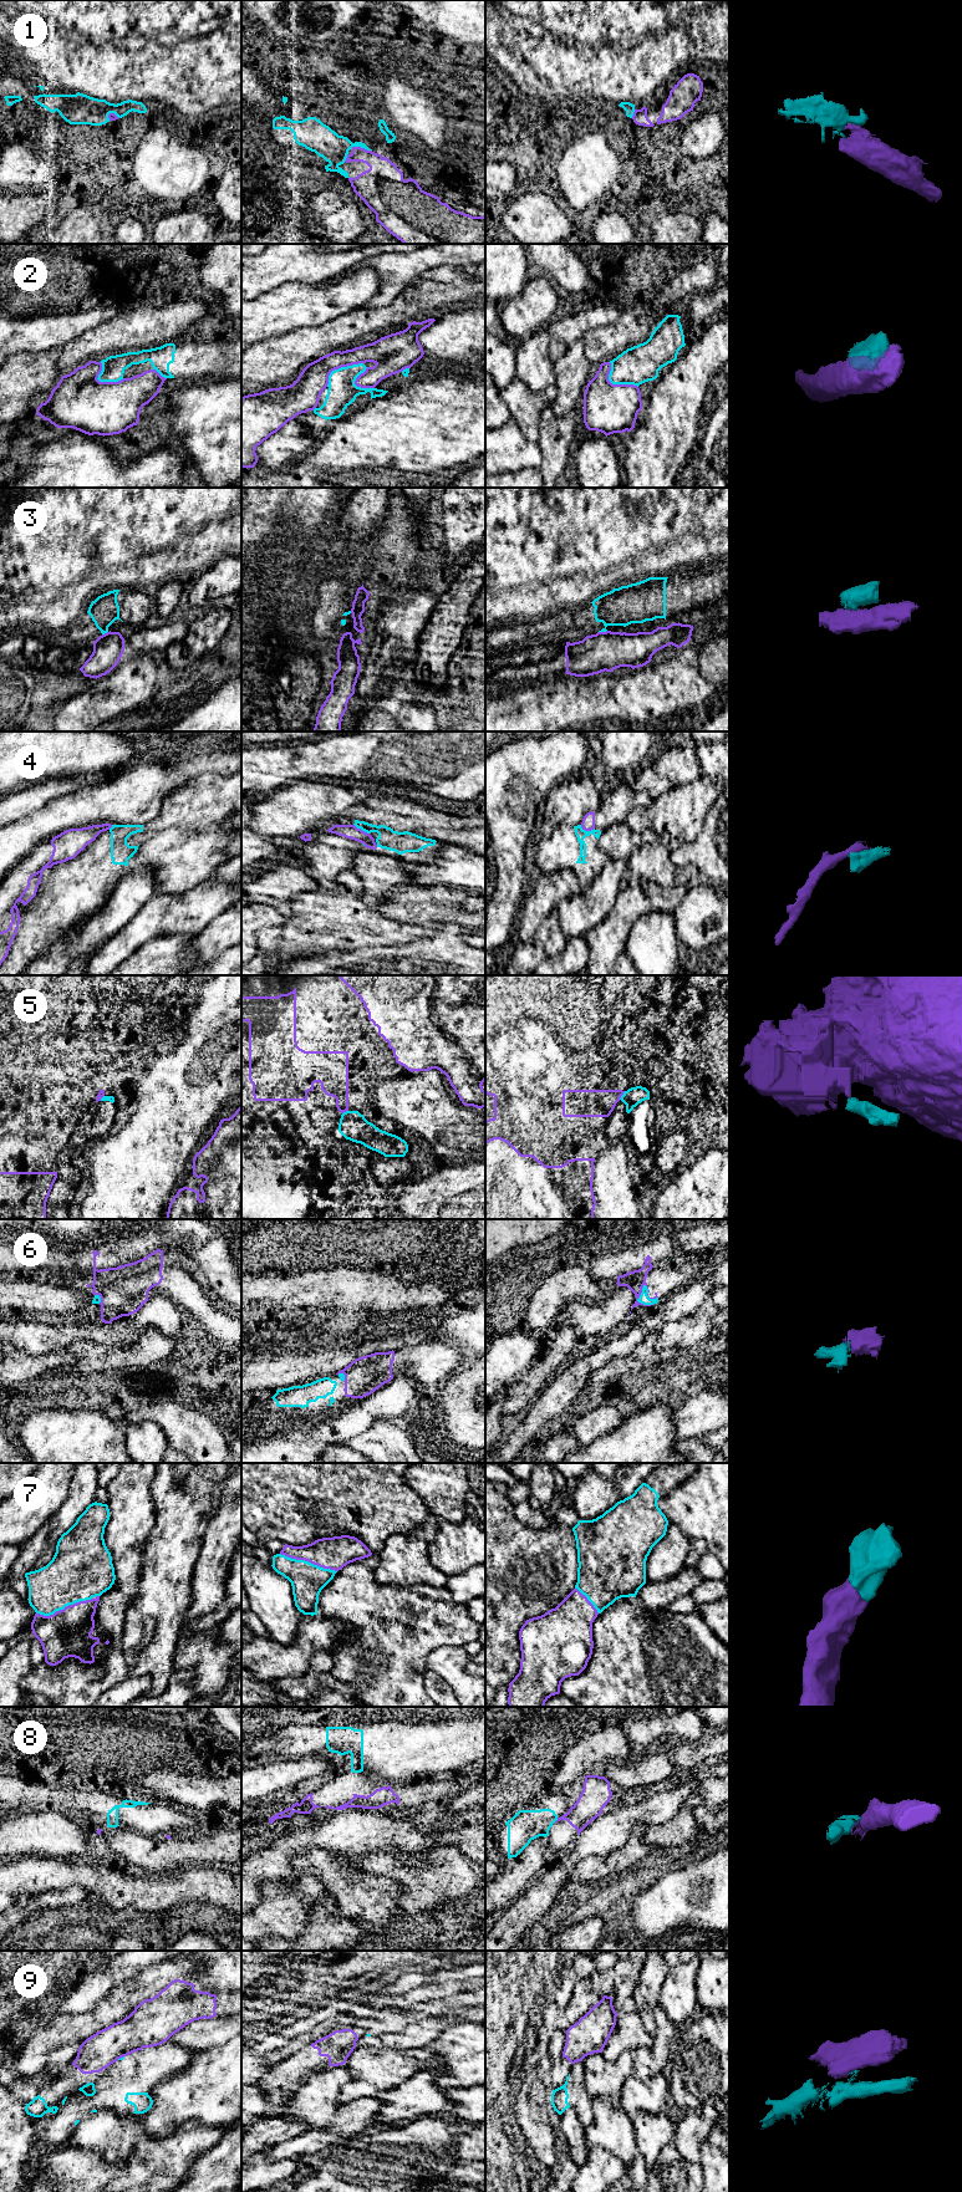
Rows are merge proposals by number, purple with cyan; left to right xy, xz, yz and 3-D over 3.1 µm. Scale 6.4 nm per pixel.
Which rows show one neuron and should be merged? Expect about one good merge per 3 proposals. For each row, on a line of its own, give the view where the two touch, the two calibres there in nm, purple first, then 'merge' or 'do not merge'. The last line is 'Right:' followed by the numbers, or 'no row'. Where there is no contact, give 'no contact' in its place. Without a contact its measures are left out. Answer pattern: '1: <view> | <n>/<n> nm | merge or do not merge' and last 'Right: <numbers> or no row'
1: xz | 220/190 nm | merge
2: yz | 320/240 nm | do not merge
3: yz | 260/240 nm | do not merge
4: yz | 90/70 nm | do not merge
5: yz | 180/120 nm | do not merge
6: yz | 130/70 nm | merge
7: xz | 200/220 nm | merge
8: yz | 170/200 nm | do not merge
9: xy | 260/20 nm | do not merge
Right: 1, 6, 7

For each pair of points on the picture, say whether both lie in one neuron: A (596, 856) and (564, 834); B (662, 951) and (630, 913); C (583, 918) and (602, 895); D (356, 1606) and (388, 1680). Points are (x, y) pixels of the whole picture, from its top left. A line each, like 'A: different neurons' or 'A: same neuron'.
A: same neuron
B: different neurons
C: same neuron
D: same neuron

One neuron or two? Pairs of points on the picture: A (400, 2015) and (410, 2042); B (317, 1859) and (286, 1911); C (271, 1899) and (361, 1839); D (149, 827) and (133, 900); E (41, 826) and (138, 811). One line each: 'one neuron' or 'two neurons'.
A: two neurons
B: two neurons
C: two neurons
D: two neurons
E: one neuron

